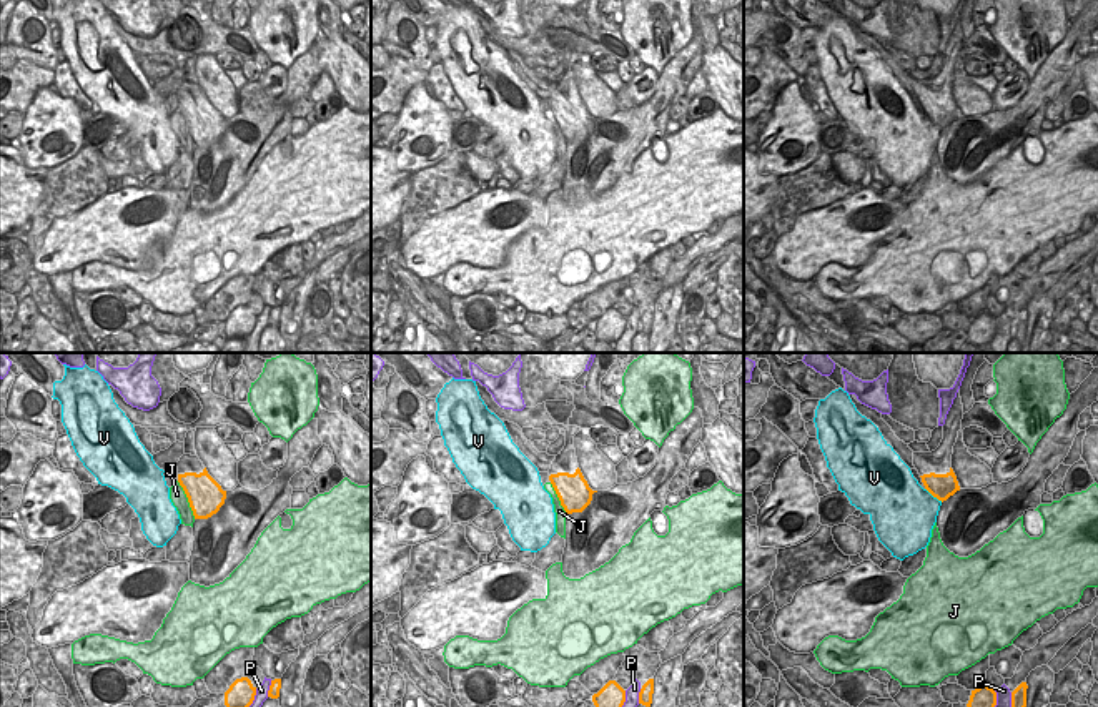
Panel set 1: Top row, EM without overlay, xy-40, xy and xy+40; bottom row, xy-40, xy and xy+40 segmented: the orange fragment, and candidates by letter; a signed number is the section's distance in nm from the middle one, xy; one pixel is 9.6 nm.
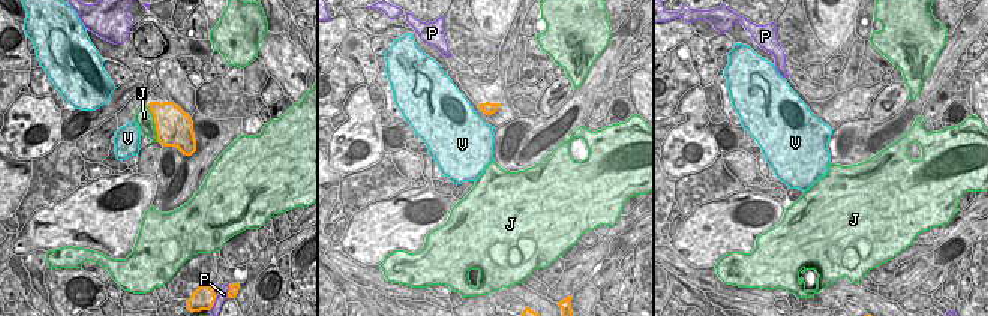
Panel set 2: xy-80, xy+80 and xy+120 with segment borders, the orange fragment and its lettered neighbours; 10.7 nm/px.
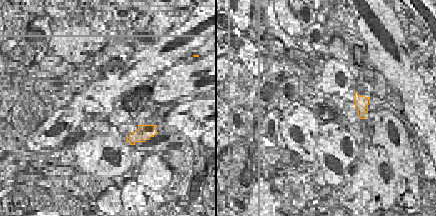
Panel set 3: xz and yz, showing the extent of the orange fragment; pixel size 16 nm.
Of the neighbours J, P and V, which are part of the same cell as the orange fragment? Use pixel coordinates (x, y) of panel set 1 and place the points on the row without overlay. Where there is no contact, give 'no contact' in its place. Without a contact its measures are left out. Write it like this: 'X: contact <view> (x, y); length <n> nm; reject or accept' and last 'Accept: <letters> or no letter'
J: contact xy-40 (188, 127); length 400 nm; reject
P: contact xy-40 (253, 326); length 240 nm; reject
V: contact xy+40 (934, 123); length 220 nm; reject
Accept: no letter

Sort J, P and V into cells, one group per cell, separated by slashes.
J / P / V

